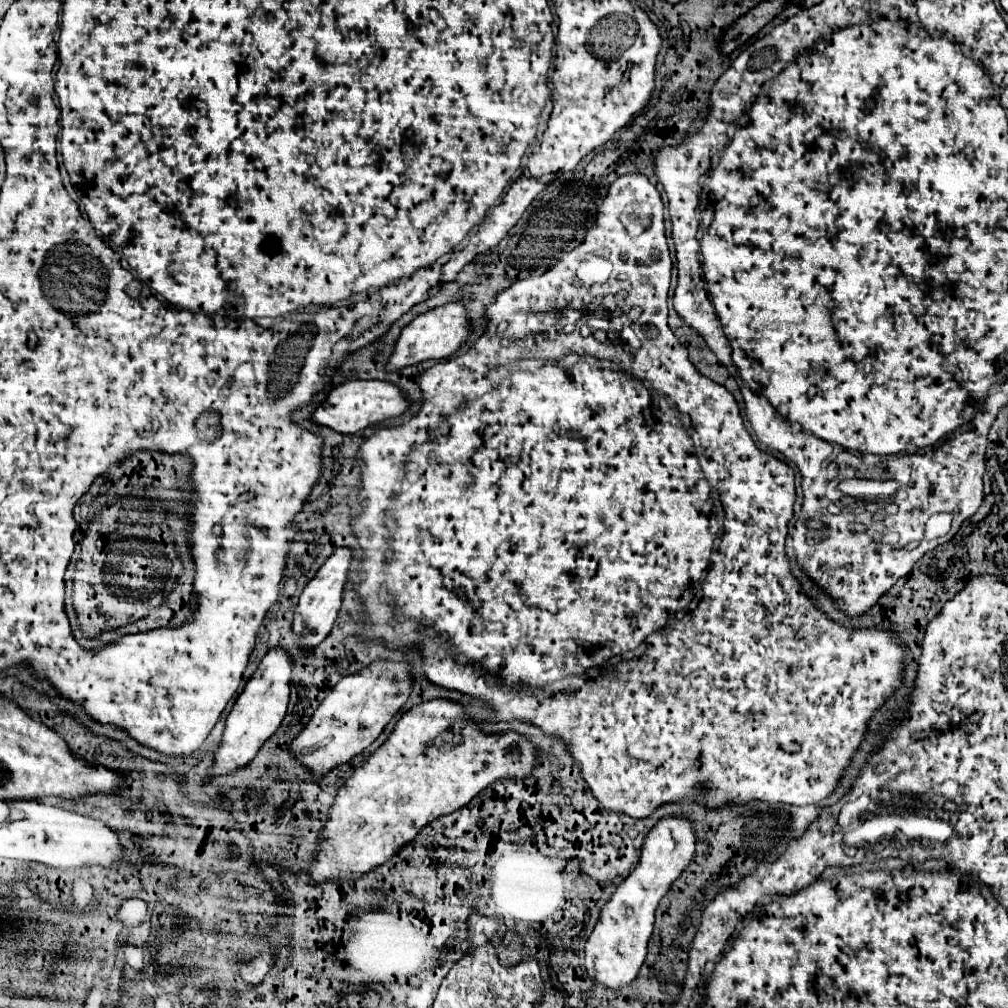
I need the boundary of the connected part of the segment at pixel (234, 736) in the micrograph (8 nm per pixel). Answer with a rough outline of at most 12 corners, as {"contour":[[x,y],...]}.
{"contour":[[269,649],[237,697],[213,775],[247,765],[279,729],[293,655]]}

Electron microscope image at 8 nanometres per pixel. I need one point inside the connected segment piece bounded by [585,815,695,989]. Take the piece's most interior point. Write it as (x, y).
(614, 953)

